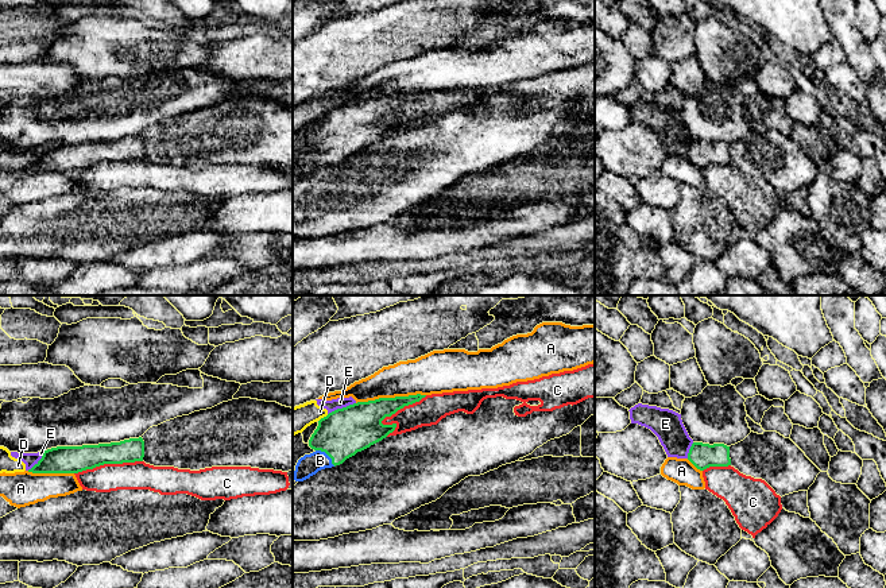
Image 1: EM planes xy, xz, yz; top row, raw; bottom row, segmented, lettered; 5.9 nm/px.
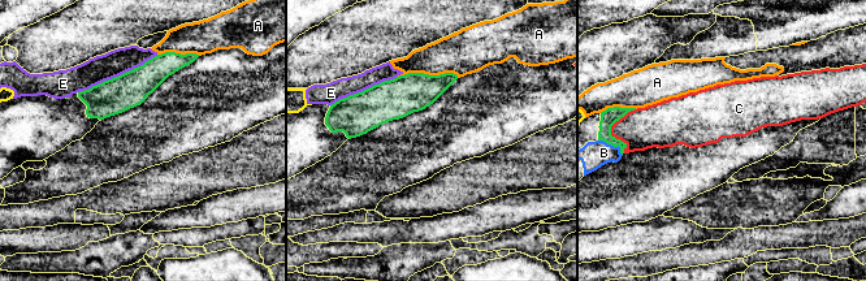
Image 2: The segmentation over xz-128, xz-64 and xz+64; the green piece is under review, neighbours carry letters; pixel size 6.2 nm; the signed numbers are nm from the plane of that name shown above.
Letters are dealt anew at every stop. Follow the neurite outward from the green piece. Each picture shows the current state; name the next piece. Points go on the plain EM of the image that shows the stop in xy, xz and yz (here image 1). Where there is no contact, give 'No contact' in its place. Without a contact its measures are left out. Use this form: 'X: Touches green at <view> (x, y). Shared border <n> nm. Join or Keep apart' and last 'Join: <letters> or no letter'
A: Touches green at xz (390, 96). Shared border 420 nm. Keep apart
B: Touches green at xz (327, 151). Shared border 160 nm. Join
C: Touches green at xz (390, 113). Shared border 340 nm. Keep apart
D: Touches green at xz (324, 115). Shared border 80 nm. Keep apart
E: Touches green at xz (343, 105). Shared border 180 nm. Keep apart
Join: B

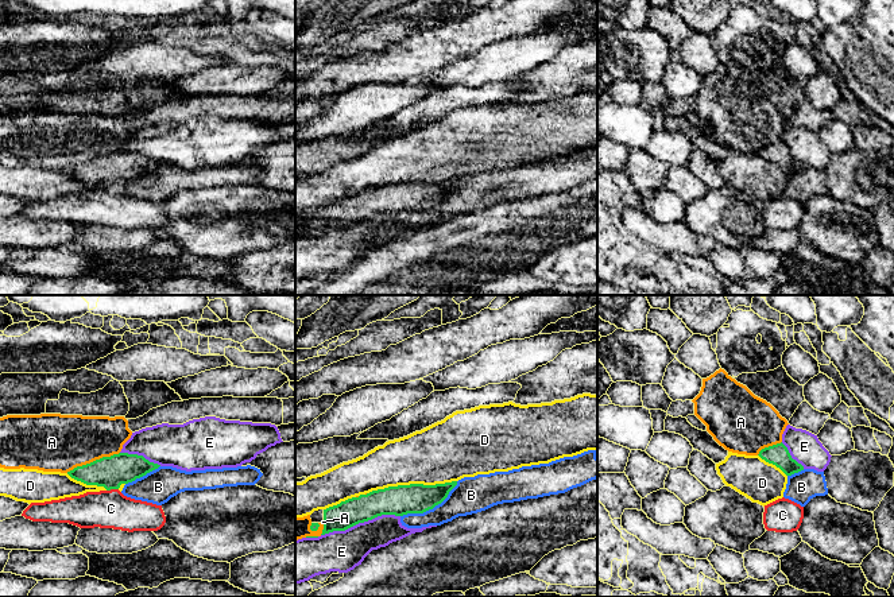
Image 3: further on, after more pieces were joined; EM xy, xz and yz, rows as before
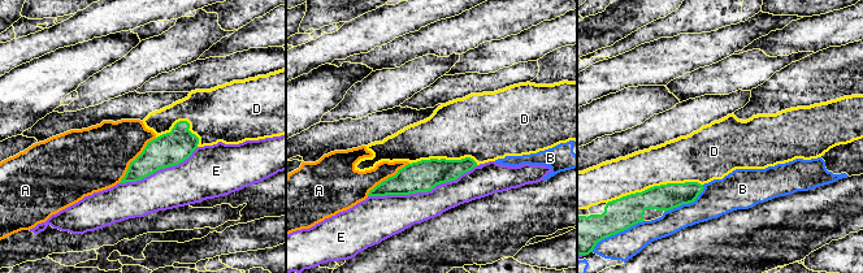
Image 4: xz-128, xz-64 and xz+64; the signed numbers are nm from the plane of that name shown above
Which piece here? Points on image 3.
A: Touches green at xy (93, 159). Shared border 340 nm. Keep apart
B: Touches green at xz (430, 206). Shared border 400 nm. Keep apart
C: Touches green at xy (112, 186). Shared border 70 nm. Keep apart
D: Touches green at xz (411, 182). Shared border 550 nm. Keep apart
E: Touches green at xz (360, 220). Shared border 480 nm. Keep apart
Join: no letter

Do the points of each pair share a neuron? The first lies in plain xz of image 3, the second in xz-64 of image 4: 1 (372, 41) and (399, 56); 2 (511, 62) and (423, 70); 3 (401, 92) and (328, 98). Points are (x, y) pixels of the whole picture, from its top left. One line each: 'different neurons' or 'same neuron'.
1: different neurons
2: different neurons
3: different neurons

